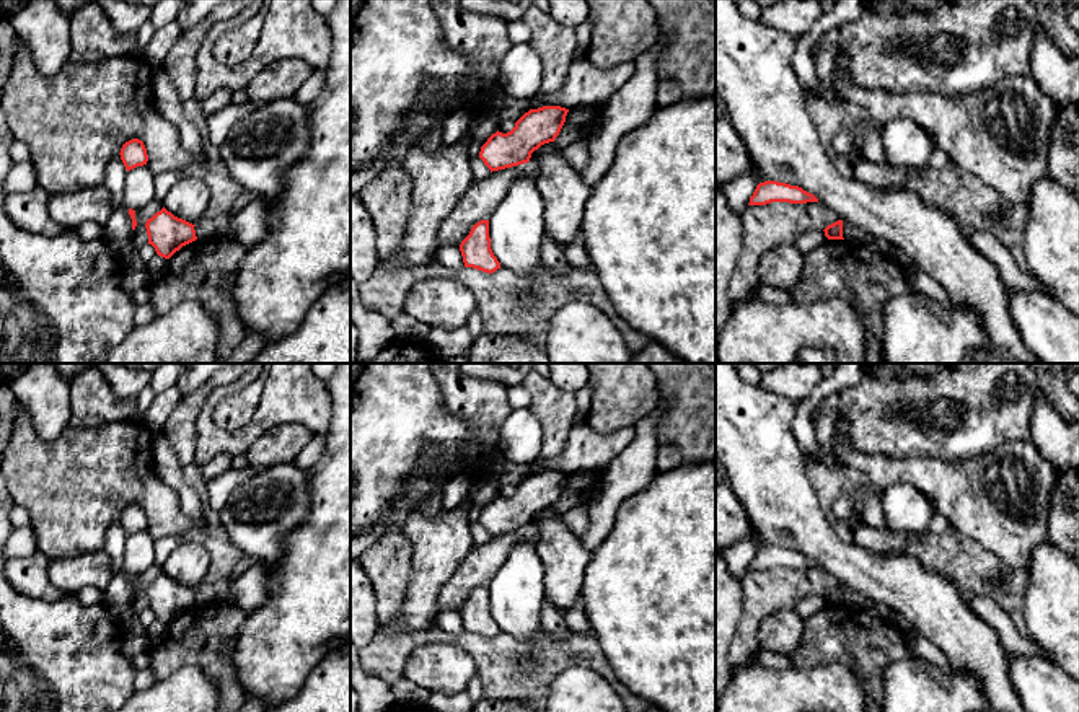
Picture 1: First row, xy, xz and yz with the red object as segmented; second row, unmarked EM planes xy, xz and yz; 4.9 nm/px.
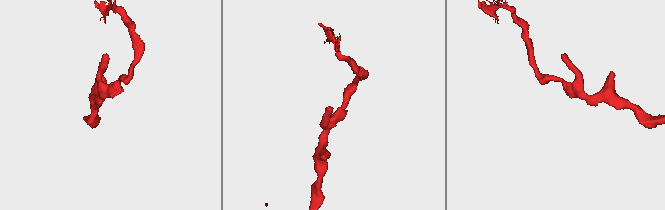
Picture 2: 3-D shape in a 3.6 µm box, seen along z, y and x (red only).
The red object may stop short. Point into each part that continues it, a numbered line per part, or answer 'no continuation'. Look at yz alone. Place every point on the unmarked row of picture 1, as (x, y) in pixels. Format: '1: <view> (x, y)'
no continuation

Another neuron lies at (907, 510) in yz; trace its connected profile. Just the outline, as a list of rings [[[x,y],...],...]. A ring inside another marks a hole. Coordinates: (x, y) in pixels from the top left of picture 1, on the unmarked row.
[[[895,484],[883,490],[885,531],[919,536],[927,531],[936,513],[931,500],[909,484]]]

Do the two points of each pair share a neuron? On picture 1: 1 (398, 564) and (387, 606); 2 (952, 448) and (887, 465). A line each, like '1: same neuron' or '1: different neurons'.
1: same neuron
2: different neurons

